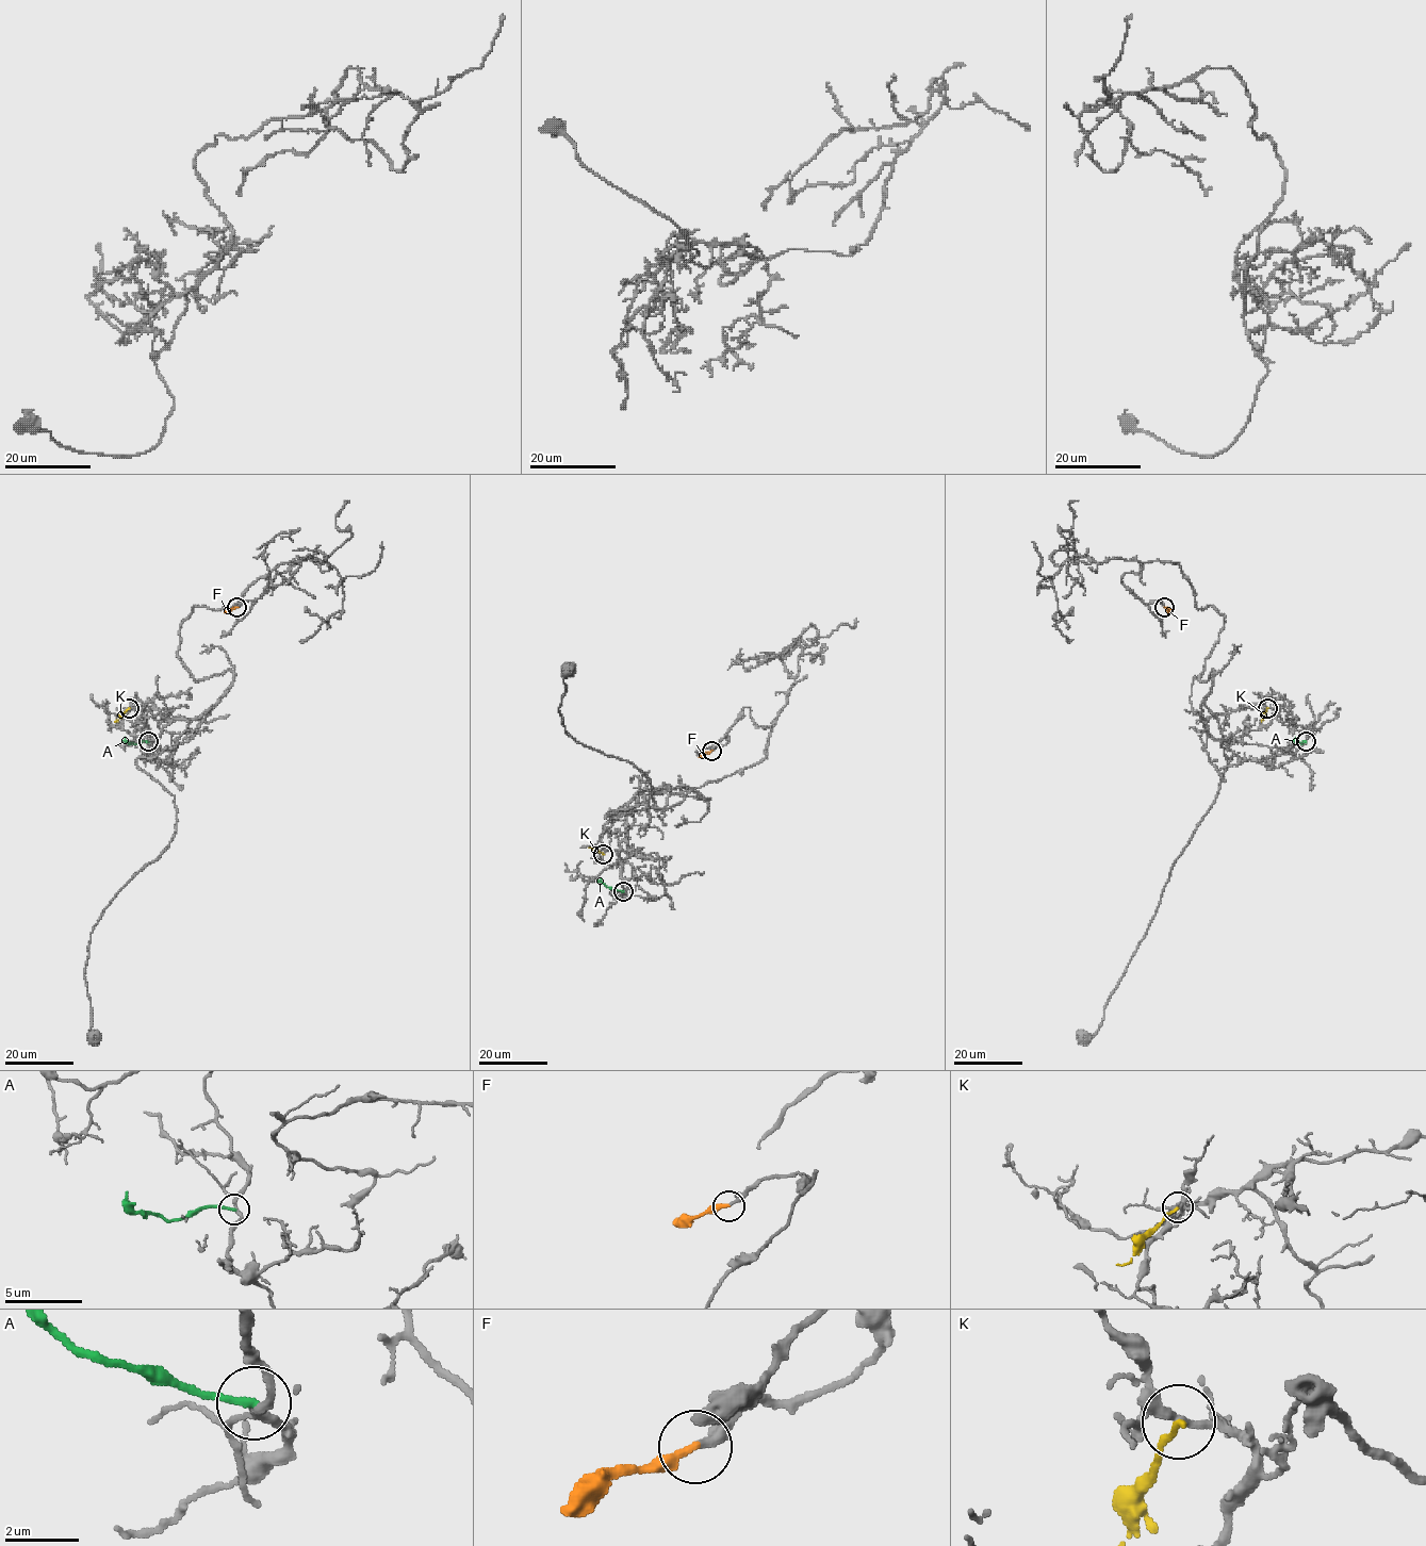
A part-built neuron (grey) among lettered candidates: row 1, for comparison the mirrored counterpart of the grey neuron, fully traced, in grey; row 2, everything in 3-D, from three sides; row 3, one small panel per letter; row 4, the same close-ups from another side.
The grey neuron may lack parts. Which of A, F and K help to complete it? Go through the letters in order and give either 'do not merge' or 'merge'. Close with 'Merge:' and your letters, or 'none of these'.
A: do not merge
F: merge
K: do not merge
Merge: F

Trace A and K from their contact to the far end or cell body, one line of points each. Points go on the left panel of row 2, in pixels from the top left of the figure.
A: (148, 742), (131, 743), (125, 738)
K: (129, 708), (115, 721)

